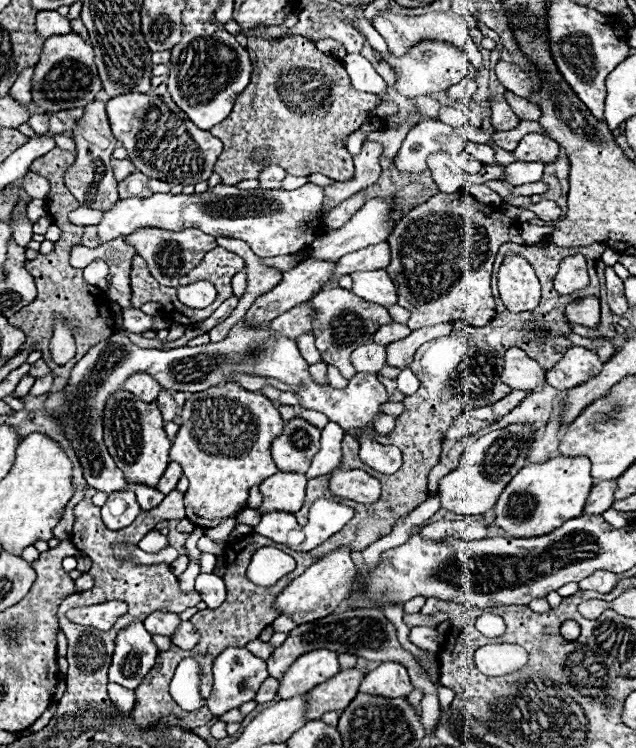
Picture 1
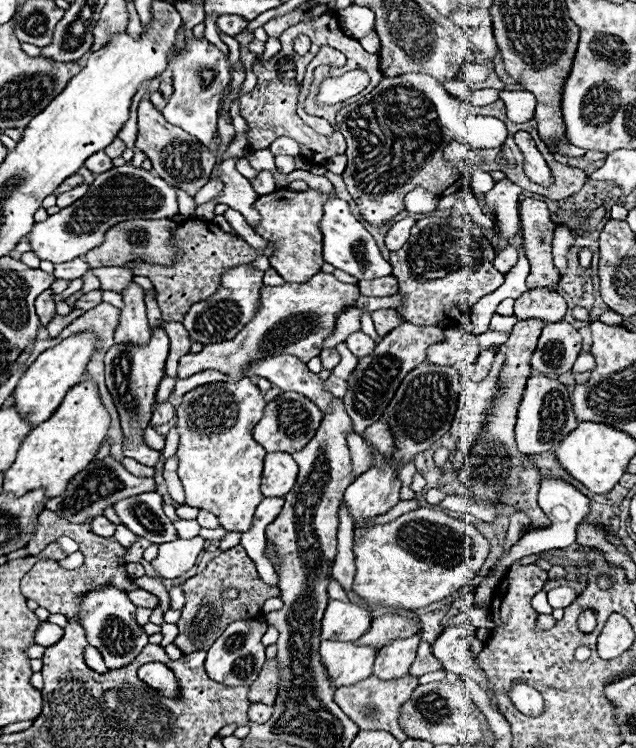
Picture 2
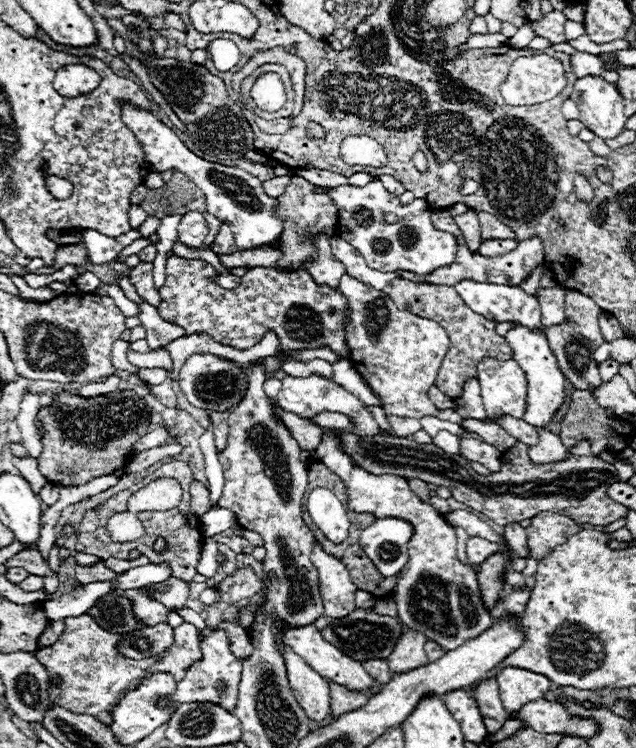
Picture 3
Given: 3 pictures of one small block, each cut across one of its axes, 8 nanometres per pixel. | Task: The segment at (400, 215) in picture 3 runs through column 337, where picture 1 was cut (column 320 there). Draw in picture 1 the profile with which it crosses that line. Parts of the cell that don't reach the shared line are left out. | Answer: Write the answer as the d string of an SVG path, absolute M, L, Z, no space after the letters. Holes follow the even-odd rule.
M218 184L202 194L152 194L148 198L124 198L118 200L110 210L102 212L98 230L98 242L110 242L112 238L132 234L132 230L144 226L156 226L166 230L184 230L196 226L198 230L212 236L240 238L250 244L254 254L260 258L294 254L308 248L324 230L318 224L316 230L308 228L308 222L320 212L324 202L324 188L316 184L304 184L296 190L240 190L236 186Z

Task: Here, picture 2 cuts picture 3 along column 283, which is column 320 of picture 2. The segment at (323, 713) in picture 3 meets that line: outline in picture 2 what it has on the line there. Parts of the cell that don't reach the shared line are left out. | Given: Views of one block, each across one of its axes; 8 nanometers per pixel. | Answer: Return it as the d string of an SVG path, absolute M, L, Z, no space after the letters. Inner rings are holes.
M322 640L320 656L324 666L328 668L328 674L332 674L332 682L336 682L338 688L360 682L360 678L368 678L368 674L372 674L376 648L358 646L356 642Z

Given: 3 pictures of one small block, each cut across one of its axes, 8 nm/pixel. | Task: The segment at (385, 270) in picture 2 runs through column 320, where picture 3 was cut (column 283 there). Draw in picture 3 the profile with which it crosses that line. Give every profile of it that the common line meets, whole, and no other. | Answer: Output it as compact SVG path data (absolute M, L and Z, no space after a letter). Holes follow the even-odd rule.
M122 104L122 122L134 132L134 136L142 144L144 158L150 164L152 172L176 170L186 174L192 182L196 182L196 186L206 194L206 210L230 226L238 250L252 250L266 244L272 246L278 244L280 234L284 232L284 220L274 214L274 208L278 206L278 198L268 196L262 182L256 176L250 176L240 168L222 166L196 156L184 146L184 142L176 136L174 130L170 130L152 112L144 108Z

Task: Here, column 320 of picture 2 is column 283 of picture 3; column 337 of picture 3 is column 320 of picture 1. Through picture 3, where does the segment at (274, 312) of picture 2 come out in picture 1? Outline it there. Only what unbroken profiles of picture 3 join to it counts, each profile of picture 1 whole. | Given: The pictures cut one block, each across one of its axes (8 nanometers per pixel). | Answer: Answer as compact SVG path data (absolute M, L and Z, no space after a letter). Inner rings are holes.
M328 286L322 288L312 300L312 326L314 336L318 340L318 350L326 364L336 366L344 378L352 378L356 370L350 364L350 354L356 346L362 346L368 342L368 338L384 324L392 322L388 310L384 306L376 306L372 302L366 302L358 296L354 296L350 290L344 290L340 286Z

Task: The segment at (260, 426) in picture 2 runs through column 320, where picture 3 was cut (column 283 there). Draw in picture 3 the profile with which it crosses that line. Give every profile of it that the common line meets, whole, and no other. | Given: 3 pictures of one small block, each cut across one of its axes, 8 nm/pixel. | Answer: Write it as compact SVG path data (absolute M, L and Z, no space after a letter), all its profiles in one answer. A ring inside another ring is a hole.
M280 412L282 422L288 426L288 430L292 430L292 436L296 438L296 442L300 442L302 450L316 450L320 436L322 436L322 428L310 424L310 420L306 418L296 418L296 414L288 414L288 412Z

